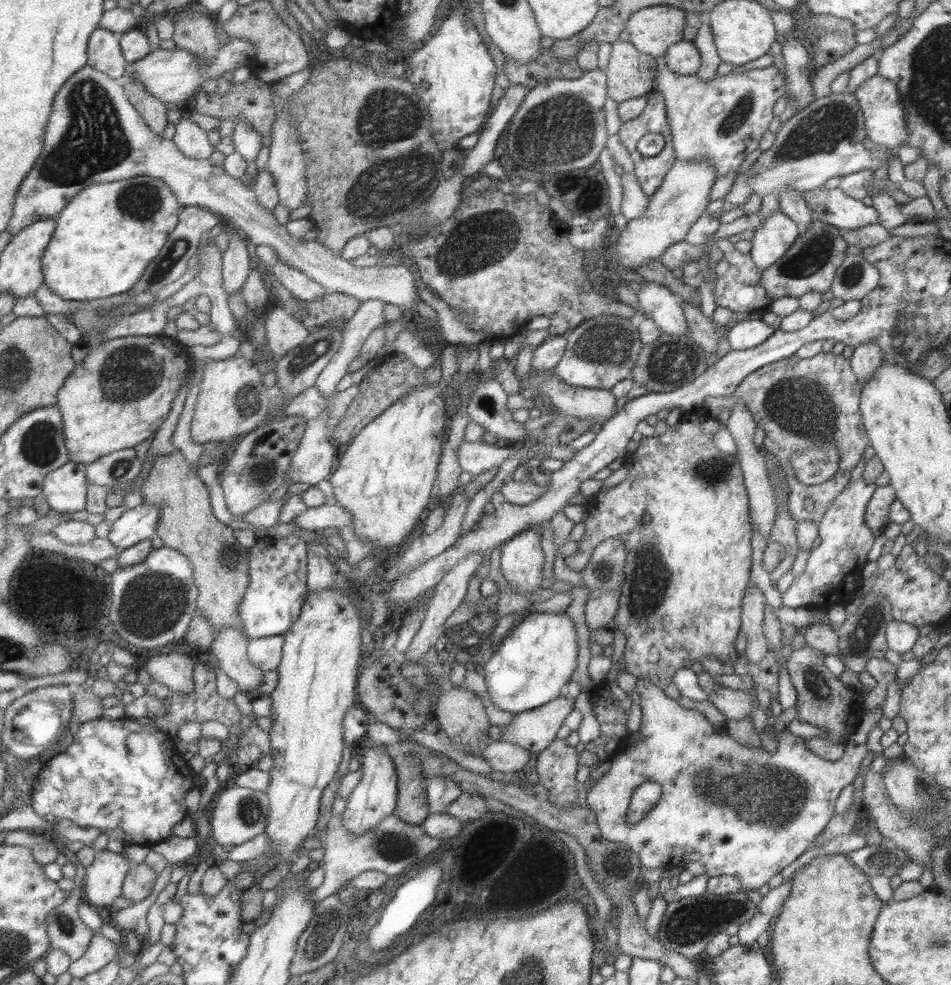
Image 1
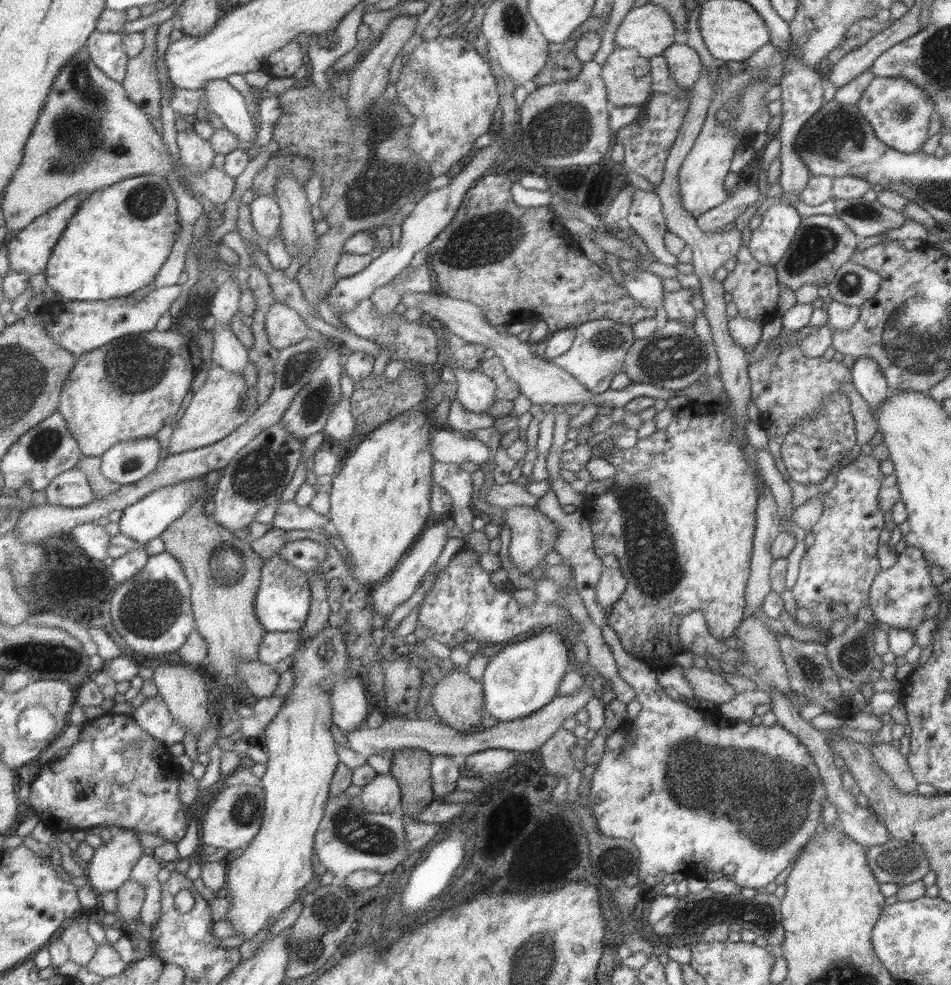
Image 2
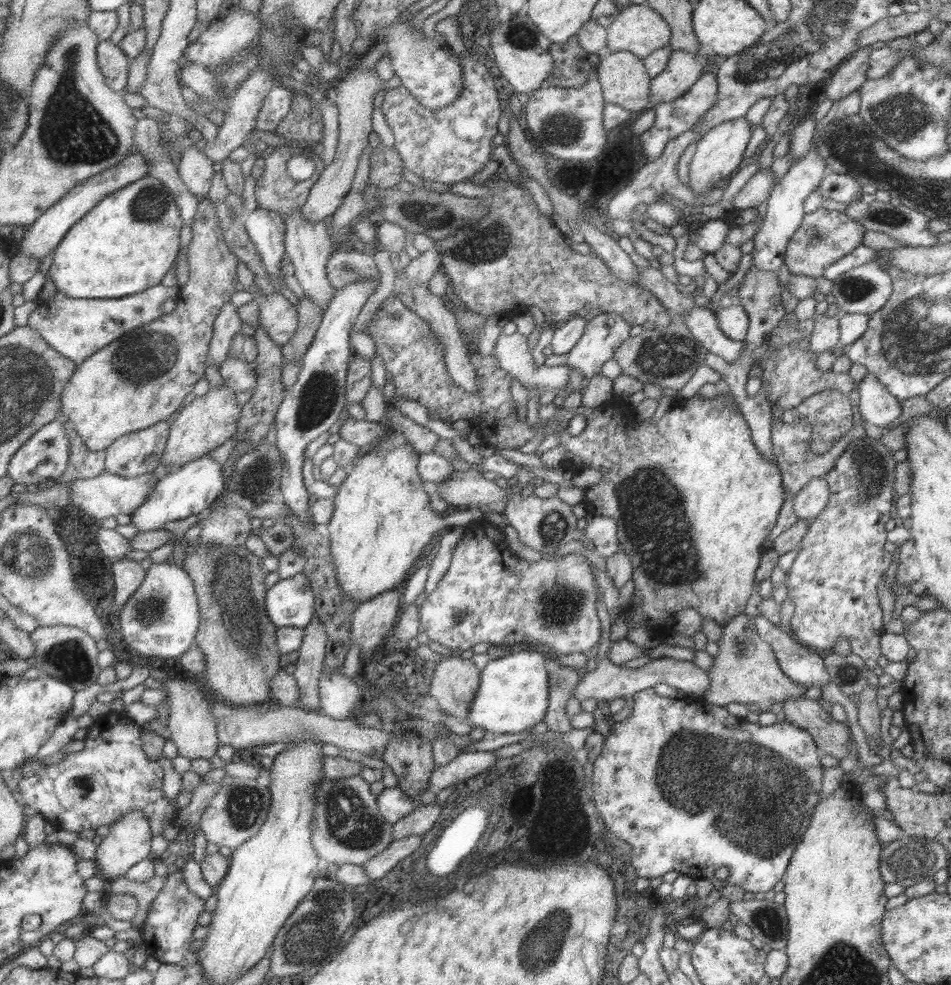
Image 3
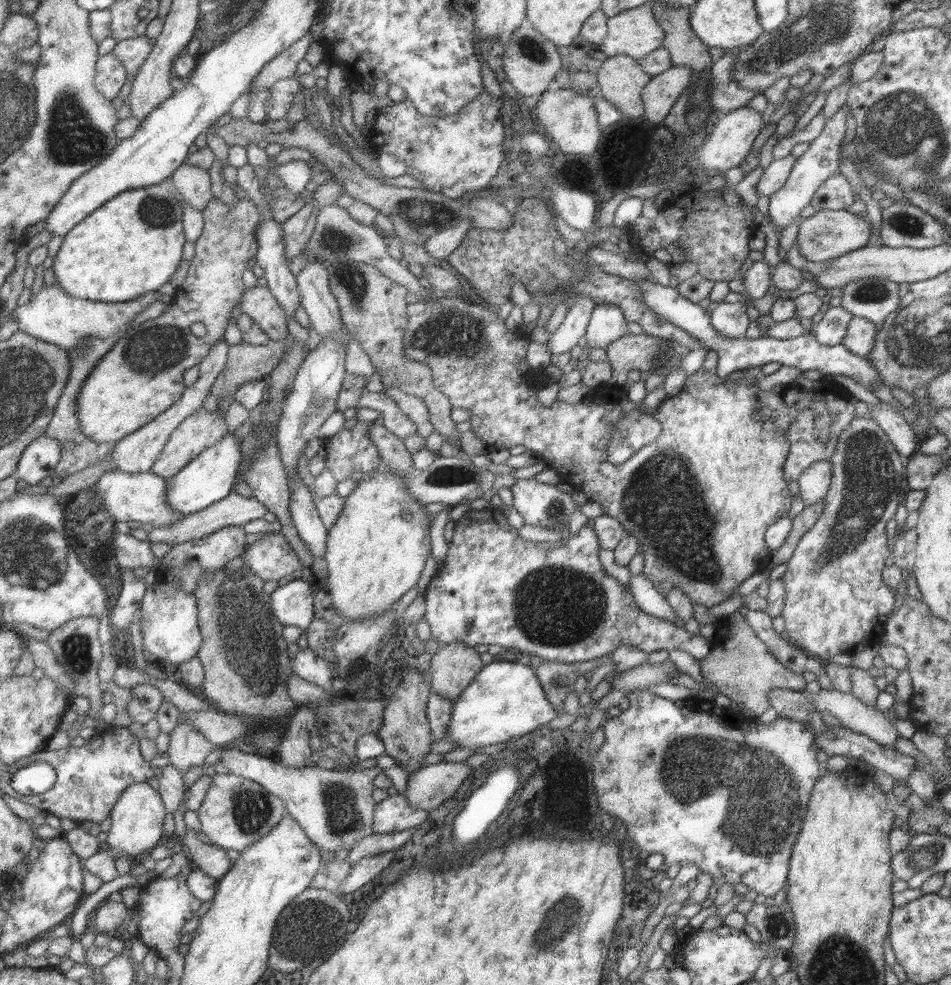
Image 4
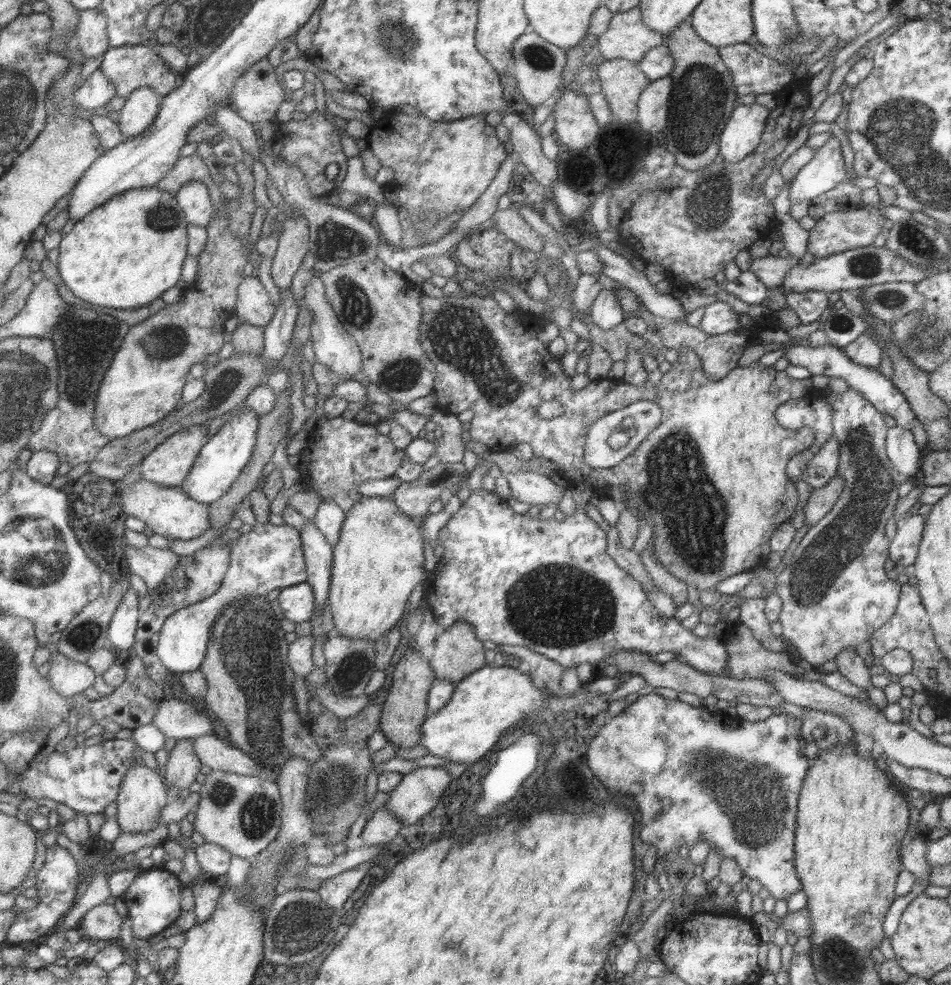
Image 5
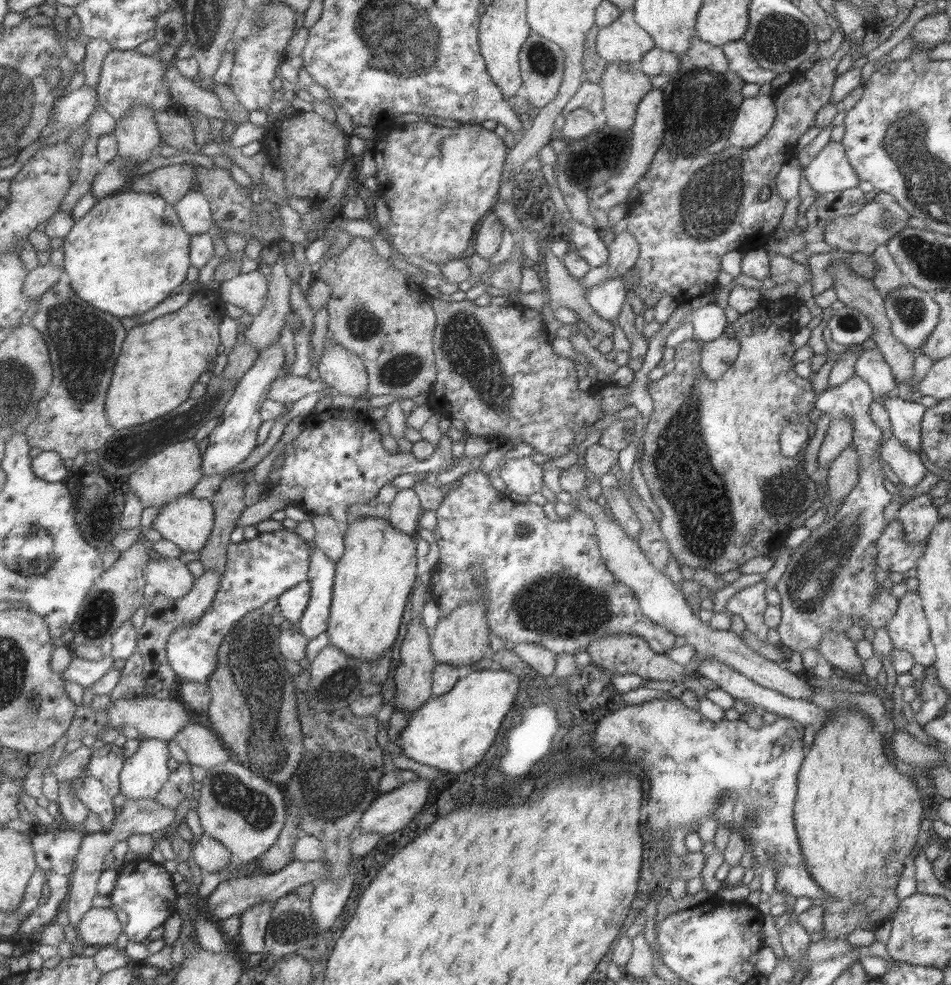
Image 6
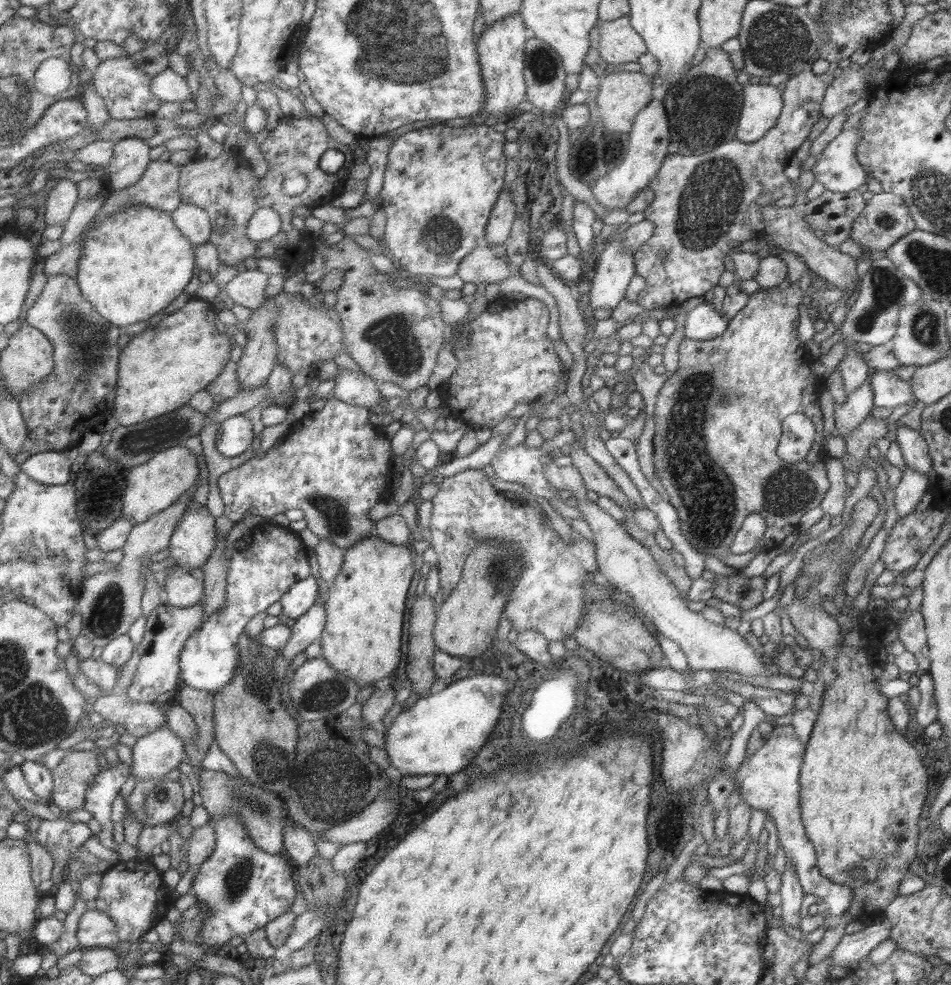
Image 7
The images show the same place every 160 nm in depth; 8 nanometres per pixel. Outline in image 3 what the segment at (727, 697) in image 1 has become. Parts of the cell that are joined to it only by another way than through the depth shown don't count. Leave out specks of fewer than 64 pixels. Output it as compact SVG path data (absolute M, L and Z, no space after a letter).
M592 563L588 565L595 585L595 615L597 615L597 619L599 620L601 642L597 651L595 669L591 672L582 672L579 683L575 686L575 690L573 690L570 699L575 699L579 701L579 703L590 698L596 701L605 700L610 702L613 698L619 698L619 696L632 697L639 692L639 690L652 688L658 682L665 684L665 686L673 686L675 690L681 691L682 693L688 693L690 698L699 699L699 695L703 695L703 693L709 689L709 676L707 676L706 670L697 668L692 662L679 661L671 657L659 657L640 668L631 669L625 668L623 665L613 664L607 658L610 643L610 616L603 602L602 588L598 586L596 581L596 566Z

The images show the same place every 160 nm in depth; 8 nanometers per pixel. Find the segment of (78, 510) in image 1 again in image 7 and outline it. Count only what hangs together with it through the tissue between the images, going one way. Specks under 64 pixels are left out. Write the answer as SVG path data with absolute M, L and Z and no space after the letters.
M196 501L190 504L170 540L168 550L175 561L173 566L189 571L208 562L217 544L215 519L206 505Z

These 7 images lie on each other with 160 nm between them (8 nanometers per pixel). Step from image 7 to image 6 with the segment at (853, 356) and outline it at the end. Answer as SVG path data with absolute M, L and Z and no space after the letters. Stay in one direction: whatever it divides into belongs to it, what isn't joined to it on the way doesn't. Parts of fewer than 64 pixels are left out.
M851 373L845 382L843 382L843 384L837 385L837 386L833 386L830 387L829 390L825 390L823 392L820 392L818 394L818 396L816 396L816 400L814 402L814 408L817 410L820 410L821 412L825 412L825 414L828 414L831 418L831 420L833 420L833 418L848 418L848 421L852 424L852 439L850 440L850 446L852 446L858 454L858 479L857 482L854 484L853 490L851 490L851 492L849 492L849 494L847 494L847 497L844 499L844 502L841 504L841 506L839 507L839 509L836 509L836 511L830 516L830 517L826 517L825 518L825 522L821 523L818 527L815 527L814 529L810 530L810 534L809 536L806 537L806 539L804 539L800 545L798 545L797 547L795 547L793 549L793 553L790 555L790 558L788 559L788 563L786 566L786 570L785 572L781 575L781 578L775 583L775 588L776 591L778 592L779 598L780 598L780 623L776 626L776 630L778 632L779 635L779 645L781 647L783 647L787 652L789 651L795 651L795 652L803 652L803 650L815 650L818 652L818 646L819 643L821 642L821 638L823 638L824 632L826 630L832 630L833 632L840 632L841 634L844 634L845 631L850 627L853 626L853 624L857 624L857 626L859 626L859 628L863 629L866 626L871 626L871 628L877 629L877 628L881 628L884 627L885 624L887 624L887 621L893 616L893 613L896 611L897 608L897 603L898 600L887 590L887 584L886 584L886 589L882 589L881 584L877 583L875 581L875 578L873 577L873 568L875 568L876 565L876 554L878 553L877 547L876 547L876 540L882 535L883 529L886 527L886 523L887 521L885 519L883 519L883 510L885 510L885 506L887 506L887 504L891 503L891 494L889 494L889 492L887 492L887 490L885 490L885 486L883 485L883 471L881 470L881 465L879 464L879 458L875 458L874 457L874 450L876 450L876 448L878 448L878 445L880 444L880 440L882 440L882 430L878 427L875 426L875 424L873 424L873 421L871 420L871 417L869 416L869 405L874 401L875 398L873 398L872 396L872 392L871 389L869 388L869 385L862 379L859 378L857 375L855 375L854 373Z

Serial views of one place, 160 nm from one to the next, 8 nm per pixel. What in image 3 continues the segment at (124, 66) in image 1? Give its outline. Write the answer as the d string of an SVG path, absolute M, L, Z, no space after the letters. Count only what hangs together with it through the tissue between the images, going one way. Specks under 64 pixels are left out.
M111 40L101 41L98 46L98 61L101 70L104 72L106 81L113 90L123 91L128 86L128 76L130 73L131 59L123 52L119 44L115 45Z

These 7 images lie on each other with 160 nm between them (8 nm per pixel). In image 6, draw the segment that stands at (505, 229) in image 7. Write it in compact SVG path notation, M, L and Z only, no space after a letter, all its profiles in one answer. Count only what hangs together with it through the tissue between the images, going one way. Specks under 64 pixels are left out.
M493 211L485 214L475 231L473 252L484 261L489 261L499 248L503 230L504 226Z

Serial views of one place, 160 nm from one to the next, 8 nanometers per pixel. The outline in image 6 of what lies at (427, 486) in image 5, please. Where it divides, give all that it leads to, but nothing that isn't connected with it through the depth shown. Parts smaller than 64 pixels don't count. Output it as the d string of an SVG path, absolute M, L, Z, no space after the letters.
M412 488L399 489L389 504L390 518L387 520L393 528L415 536L419 530L418 520L423 511L417 493Z

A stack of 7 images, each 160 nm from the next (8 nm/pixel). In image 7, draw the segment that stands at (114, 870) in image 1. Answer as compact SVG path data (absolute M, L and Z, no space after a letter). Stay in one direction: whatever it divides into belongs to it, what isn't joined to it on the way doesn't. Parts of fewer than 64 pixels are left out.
M167 727L139 738L133 747L132 774L135 782L164 778L181 764L186 755L185 741Z

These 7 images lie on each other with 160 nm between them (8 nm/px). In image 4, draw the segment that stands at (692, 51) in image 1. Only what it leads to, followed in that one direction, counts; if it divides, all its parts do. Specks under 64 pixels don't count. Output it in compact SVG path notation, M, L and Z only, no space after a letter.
M672 64L667 70L652 76L641 93L643 119L653 123L661 122L681 92L690 84L690 74L687 65Z

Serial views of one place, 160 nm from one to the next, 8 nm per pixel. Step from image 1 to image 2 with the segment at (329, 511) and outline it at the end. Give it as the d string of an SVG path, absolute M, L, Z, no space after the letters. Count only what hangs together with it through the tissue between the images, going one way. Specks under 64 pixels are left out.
M292 500L280 504L270 522L273 527L289 530L313 530L330 527L328 515L315 512L309 506L298 506Z

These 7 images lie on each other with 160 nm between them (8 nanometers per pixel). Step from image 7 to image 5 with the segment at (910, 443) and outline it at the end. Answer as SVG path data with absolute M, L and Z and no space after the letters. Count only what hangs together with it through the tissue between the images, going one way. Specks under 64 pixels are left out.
M791 346L783 354L788 360L789 365L802 366L806 368L810 374L823 374L830 378L842 378L848 388L856 390L867 402L873 405L875 410L878 410L881 414L885 413L892 416L895 419L898 427L909 429L914 423L917 422L916 416L909 410L909 405L905 400L905 397L898 388L893 386L891 379L881 375L877 369L873 367L866 367L856 362L853 362L839 347L833 346L821 346L821 348L812 348L807 346Z

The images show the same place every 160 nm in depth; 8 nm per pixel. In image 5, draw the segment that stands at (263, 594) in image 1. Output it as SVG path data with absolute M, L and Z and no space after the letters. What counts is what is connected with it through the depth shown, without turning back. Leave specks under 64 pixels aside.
M307 581L280 589L277 599L282 615L291 622L309 621L314 614L315 593Z

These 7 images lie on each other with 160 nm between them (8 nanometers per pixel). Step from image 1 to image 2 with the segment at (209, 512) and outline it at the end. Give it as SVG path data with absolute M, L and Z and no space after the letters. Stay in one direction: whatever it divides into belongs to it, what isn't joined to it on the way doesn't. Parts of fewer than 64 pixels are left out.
M213 470L205 475L203 481L207 483L208 491L203 493L174 523L165 529L160 536L164 541L165 550L172 552L181 564L189 580L192 582L192 605L194 608L195 620L197 621L197 630L207 639L209 643L208 660L215 668L215 676L225 682L227 691L230 693L247 689L243 681L237 675L237 665L241 661L257 660L257 647L260 646L260 640L263 639L265 629L257 620L256 596L257 589L260 586L260 568L263 566L263 559L257 555L257 552L251 548L249 541L240 539L233 535L233 531L222 527L211 516L205 514L205 502L212 499L212 493L221 480L221 474L224 471Z

